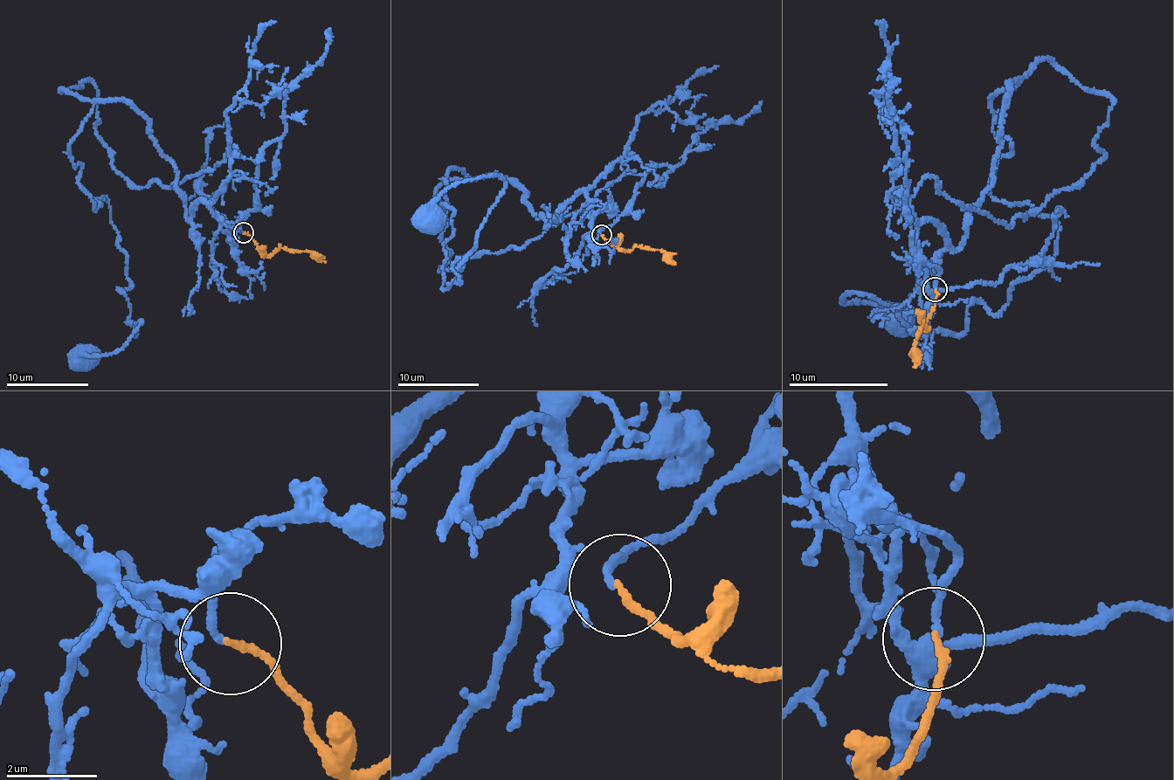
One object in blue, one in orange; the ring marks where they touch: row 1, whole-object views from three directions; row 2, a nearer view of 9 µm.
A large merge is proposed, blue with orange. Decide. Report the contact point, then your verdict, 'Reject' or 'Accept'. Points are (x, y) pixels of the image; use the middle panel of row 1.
Place: (602, 234). Accept

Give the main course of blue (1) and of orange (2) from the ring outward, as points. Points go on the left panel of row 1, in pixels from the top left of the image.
1: (243, 231), (251, 210), (188, 219), (149, 123), (95, 103), (72, 165), (109, 201), (141, 321), (79, 356)
2: (243, 231), (265, 255), (280, 247), (310, 251), (325, 262)

